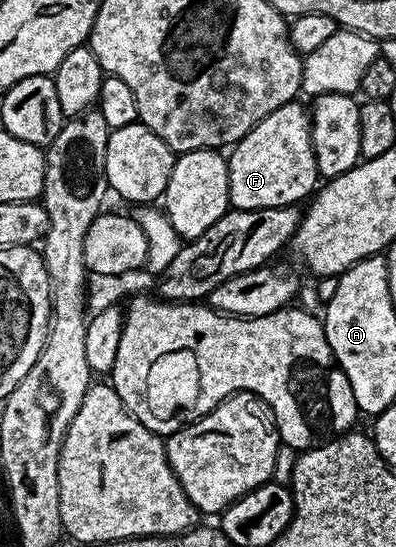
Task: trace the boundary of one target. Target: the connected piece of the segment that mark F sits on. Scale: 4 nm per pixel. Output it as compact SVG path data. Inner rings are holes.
M294 100L277 107L277 111L265 115L265 119L235 142L227 163L229 195L234 208L285 207L302 202L316 192L321 178L311 146L311 118L308 110L299 104Z

